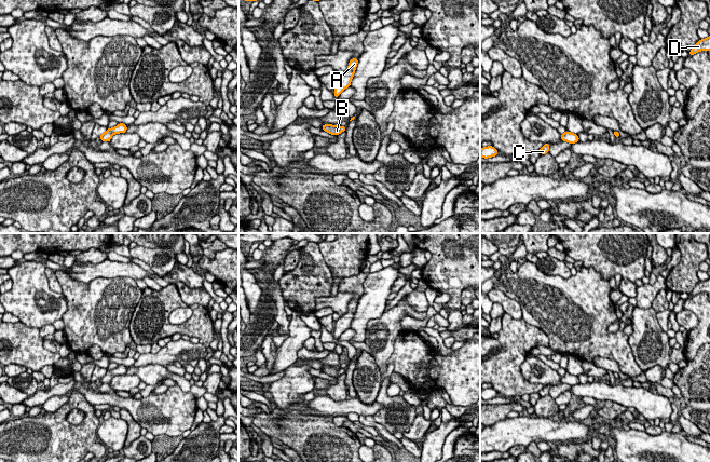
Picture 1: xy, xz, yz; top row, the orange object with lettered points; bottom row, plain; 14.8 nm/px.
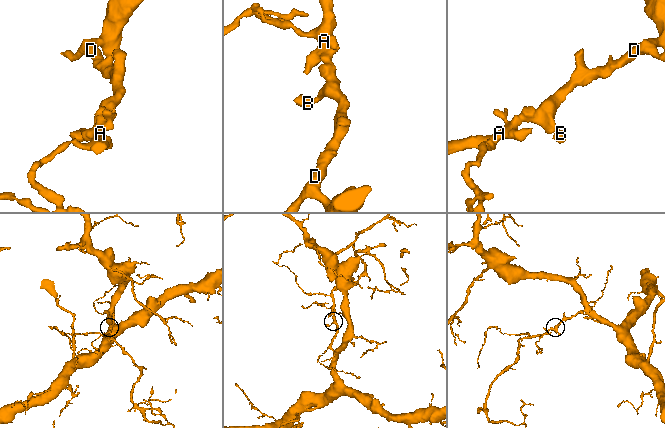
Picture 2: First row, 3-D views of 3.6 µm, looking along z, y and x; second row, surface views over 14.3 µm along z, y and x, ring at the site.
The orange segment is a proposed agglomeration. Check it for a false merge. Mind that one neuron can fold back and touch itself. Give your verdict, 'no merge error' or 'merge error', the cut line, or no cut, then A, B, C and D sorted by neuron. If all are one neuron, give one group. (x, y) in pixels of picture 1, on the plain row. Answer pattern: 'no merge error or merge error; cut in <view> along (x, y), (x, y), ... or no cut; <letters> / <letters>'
no merge error; no cut; A B C D

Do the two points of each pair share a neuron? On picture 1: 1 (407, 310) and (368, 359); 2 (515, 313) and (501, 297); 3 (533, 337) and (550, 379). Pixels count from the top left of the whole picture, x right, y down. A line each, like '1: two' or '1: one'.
1: two
2: one
3: two

